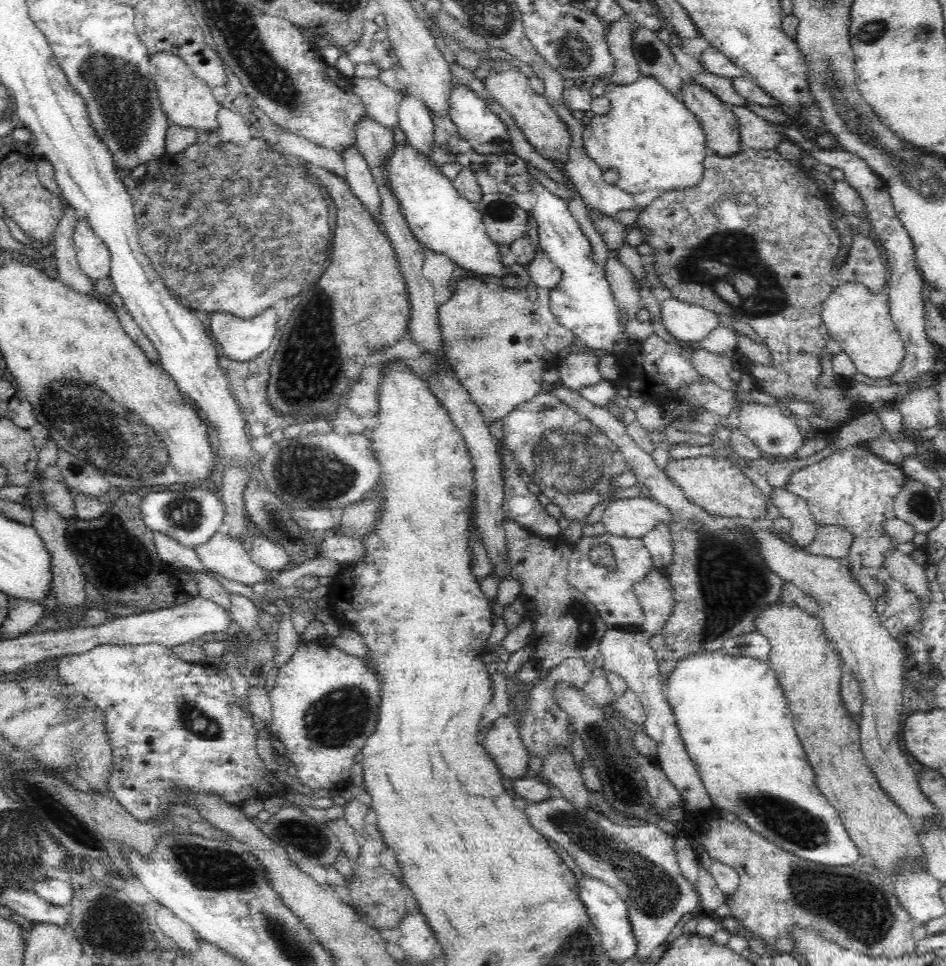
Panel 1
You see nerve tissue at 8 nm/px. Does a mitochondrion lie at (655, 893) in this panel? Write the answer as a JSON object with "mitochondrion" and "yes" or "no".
{"mitochondrion":"yes"}

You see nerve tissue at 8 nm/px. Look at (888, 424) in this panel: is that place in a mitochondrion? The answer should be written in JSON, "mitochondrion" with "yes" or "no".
{"mitochondrion":"no"}

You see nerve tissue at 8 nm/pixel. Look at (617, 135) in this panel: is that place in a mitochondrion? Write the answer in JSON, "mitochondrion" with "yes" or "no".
{"mitochondrion":"no"}

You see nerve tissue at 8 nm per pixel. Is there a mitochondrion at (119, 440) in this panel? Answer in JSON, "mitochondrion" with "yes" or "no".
{"mitochondrion":"yes"}

